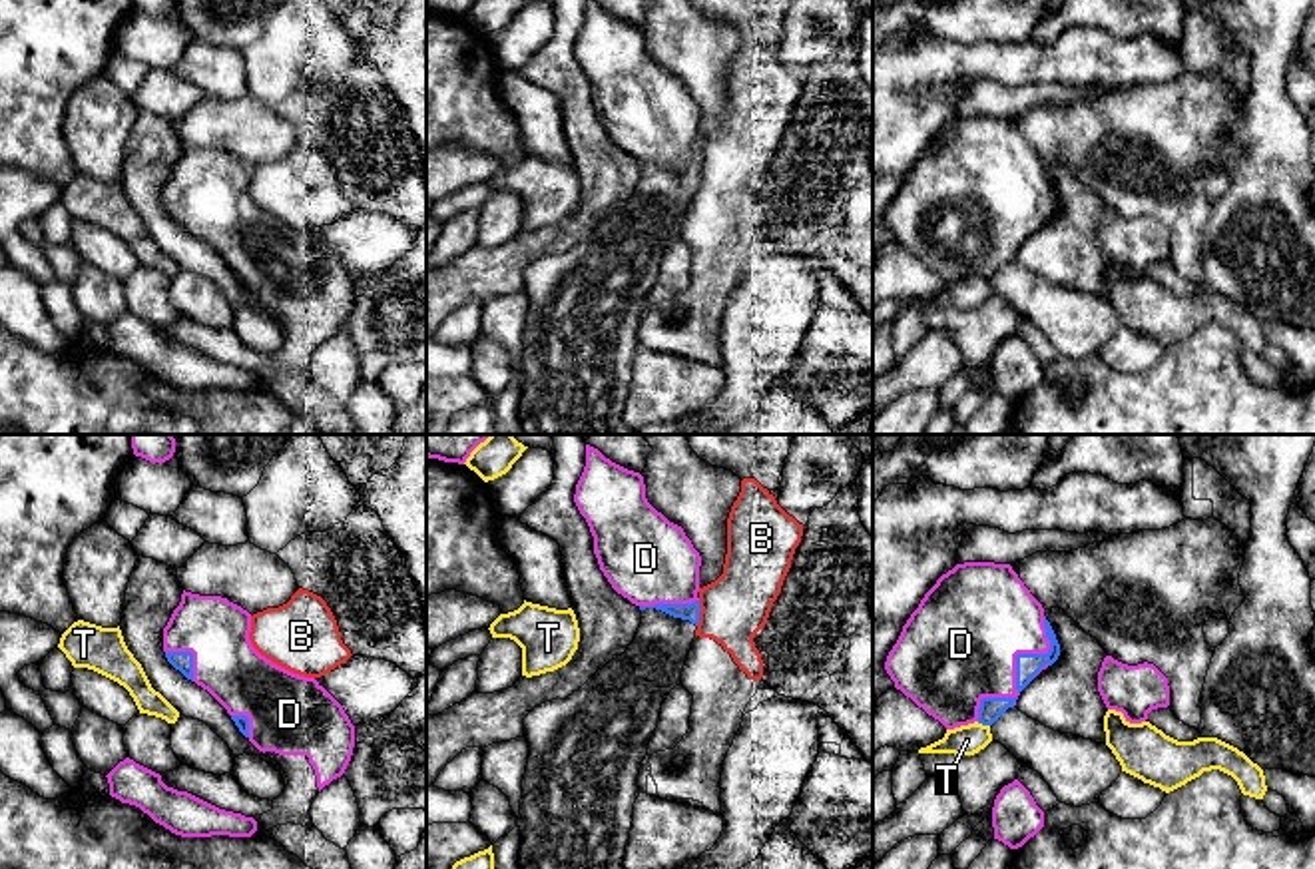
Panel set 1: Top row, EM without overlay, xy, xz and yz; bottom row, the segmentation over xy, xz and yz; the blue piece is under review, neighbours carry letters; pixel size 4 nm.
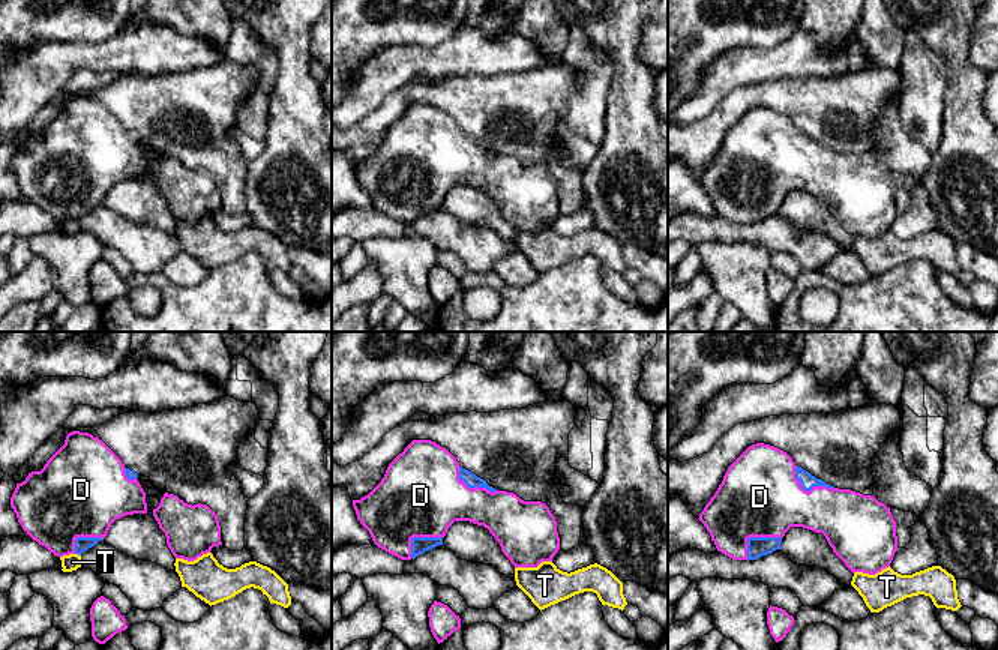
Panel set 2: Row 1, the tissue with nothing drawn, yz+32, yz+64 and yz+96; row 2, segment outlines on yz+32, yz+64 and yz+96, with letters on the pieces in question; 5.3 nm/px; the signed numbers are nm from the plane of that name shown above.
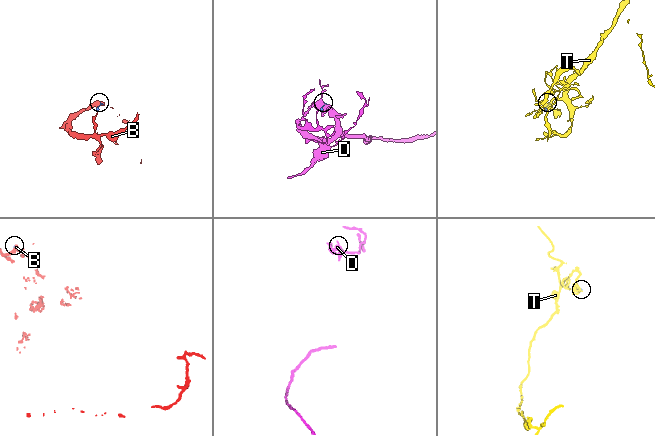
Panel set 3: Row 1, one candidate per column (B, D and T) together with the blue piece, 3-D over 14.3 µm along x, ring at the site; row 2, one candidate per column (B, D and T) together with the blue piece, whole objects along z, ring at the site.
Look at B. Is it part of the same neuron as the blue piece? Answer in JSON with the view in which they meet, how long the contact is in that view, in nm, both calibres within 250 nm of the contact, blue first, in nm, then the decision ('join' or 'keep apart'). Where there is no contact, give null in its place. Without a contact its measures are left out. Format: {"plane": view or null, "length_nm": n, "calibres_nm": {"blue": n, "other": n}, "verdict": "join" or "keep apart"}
{"plane": "xz", "length_nm": 110, "calibres_nm": {"blue": 70, "other": 280}, "verdict": "keep apart"}

